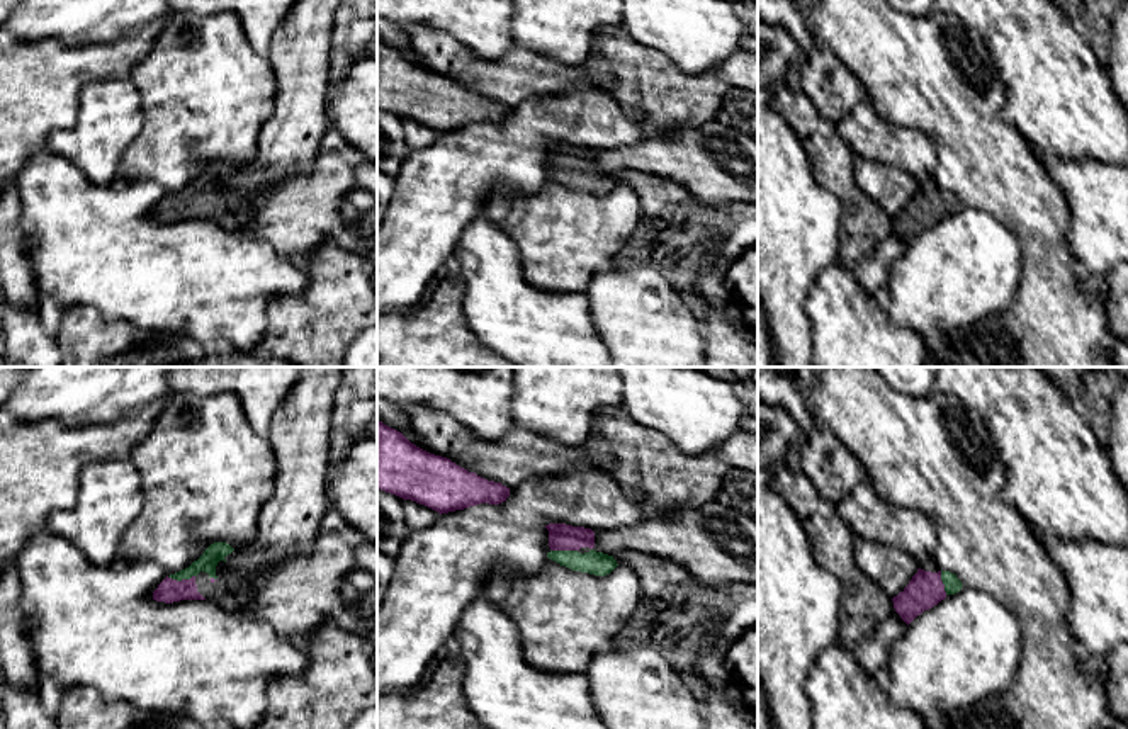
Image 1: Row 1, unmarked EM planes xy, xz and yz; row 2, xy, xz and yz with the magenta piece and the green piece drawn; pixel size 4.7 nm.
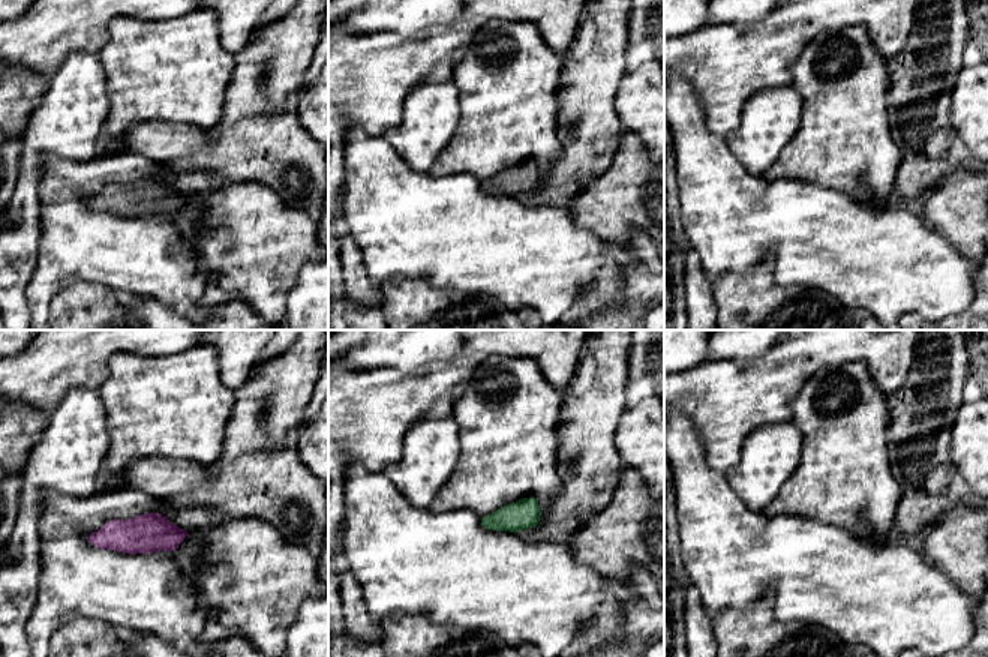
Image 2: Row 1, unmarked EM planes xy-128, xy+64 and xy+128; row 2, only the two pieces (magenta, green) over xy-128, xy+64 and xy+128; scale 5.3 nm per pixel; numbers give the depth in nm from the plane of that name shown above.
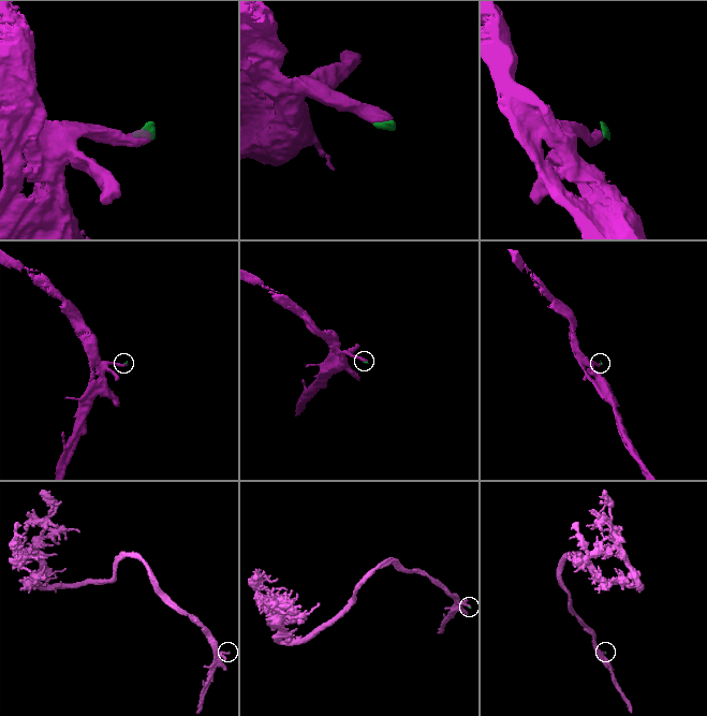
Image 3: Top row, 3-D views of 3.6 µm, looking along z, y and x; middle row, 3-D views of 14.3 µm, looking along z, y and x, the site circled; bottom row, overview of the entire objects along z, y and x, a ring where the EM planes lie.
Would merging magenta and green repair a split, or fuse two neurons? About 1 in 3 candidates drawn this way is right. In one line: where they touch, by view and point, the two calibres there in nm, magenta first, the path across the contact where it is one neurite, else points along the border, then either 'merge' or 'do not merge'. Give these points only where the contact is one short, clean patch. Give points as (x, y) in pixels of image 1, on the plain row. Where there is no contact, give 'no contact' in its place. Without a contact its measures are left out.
meets magenta in xy at (182, 199); 110 nm thick on the magenta side, 90 nm on the other; runs through xy (169, 209), (182, 199), (218, 170); merge

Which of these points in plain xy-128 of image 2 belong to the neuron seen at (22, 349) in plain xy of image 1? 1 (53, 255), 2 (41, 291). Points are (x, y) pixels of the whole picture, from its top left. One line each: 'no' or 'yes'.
1: no
2: no

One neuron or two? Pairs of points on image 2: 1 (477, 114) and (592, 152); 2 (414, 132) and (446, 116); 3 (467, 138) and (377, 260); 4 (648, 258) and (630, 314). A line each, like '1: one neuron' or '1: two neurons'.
1: two neurons
2: one neuron
3: two neurons
4: one neuron

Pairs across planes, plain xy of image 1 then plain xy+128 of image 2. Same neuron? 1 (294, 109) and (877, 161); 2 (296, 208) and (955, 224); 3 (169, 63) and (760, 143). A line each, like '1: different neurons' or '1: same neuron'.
1: different neurons
2: same neuron
3: different neurons

